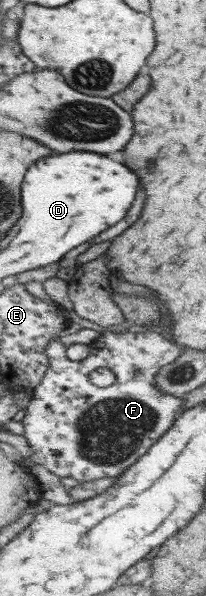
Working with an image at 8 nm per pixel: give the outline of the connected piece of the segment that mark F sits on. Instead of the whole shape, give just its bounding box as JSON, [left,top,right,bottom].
[22,329,186,482]

